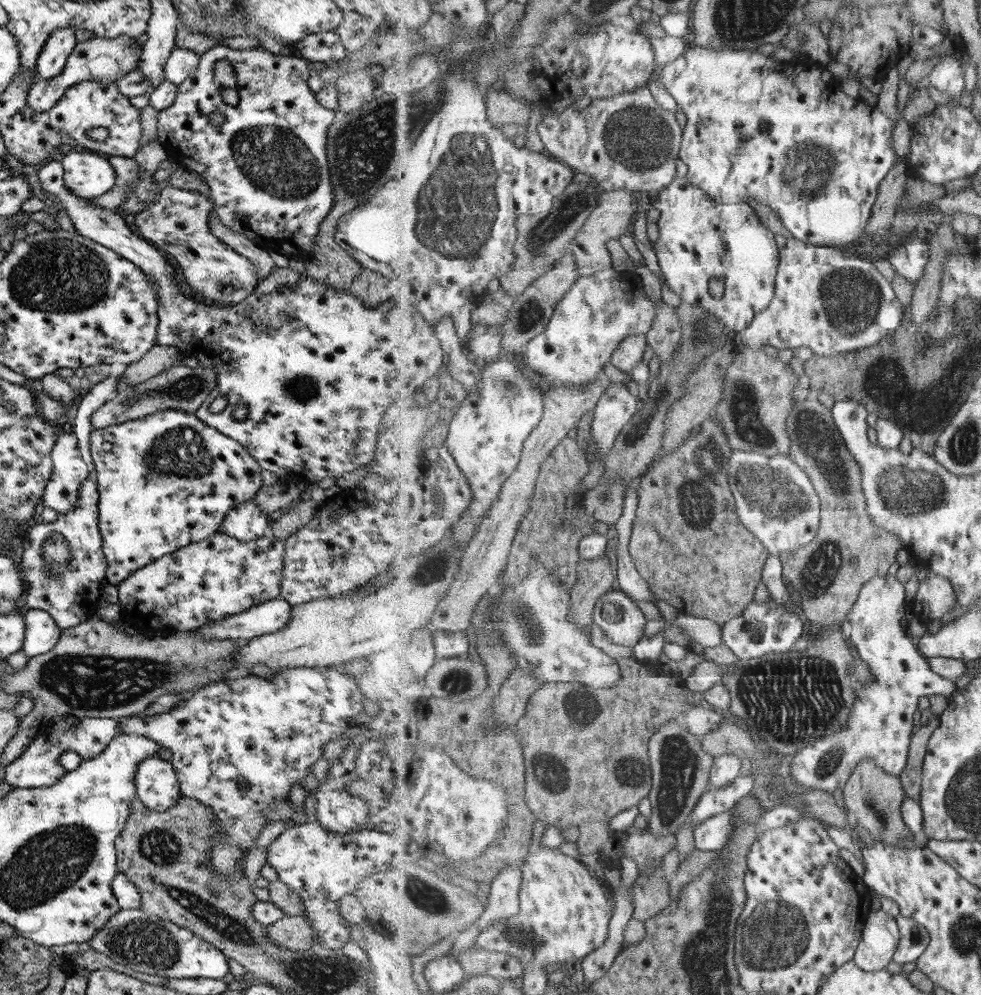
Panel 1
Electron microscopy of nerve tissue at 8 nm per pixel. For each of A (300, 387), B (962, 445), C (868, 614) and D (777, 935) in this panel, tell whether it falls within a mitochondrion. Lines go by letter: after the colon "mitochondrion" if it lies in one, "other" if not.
A: mitochondrion
B: mitochondrion
C: other
D: mitochondrion

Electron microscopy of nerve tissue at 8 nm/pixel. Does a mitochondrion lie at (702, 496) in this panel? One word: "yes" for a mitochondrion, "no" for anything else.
yes

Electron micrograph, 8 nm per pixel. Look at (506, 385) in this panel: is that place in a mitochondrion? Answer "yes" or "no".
yes

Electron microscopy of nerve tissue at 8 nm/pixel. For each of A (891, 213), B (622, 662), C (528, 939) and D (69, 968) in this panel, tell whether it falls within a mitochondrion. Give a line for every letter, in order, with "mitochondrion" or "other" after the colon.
A: other
B: other
C: mitochondrion
D: other

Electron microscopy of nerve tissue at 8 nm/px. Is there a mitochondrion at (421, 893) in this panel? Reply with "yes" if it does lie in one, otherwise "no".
yes

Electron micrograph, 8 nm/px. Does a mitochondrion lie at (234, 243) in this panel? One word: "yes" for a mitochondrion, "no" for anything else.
no

